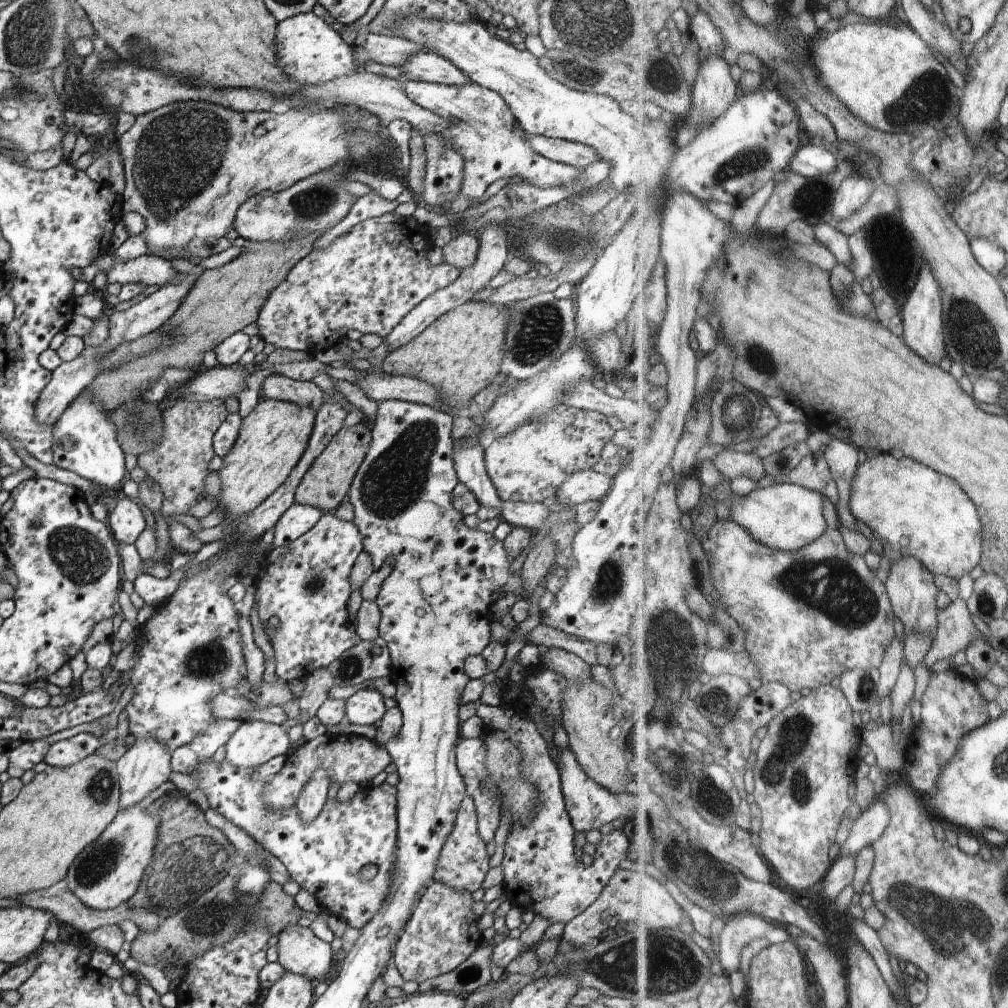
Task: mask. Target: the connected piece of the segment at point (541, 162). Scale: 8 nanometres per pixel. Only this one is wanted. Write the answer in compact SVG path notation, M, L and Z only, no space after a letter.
M407 79L401 81L406 96L414 104L446 120L452 120L442 140L450 142L453 150L464 159L462 187L454 198L444 204L446 209L440 209L440 212L464 212L469 203L476 202L492 182L499 185L513 178L521 178L521 181L540 188L564 187L574 183L581 175L582 170L578 167L539 155L523 135L523 129L517 124L511 108L498 92L472 81L452 86Z

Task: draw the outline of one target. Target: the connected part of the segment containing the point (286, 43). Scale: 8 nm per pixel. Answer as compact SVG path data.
M313 12L280 21L273 42L278 56L278 68L286 74L287 80L294 80L300 85L319 85L360 73L363 67L358 66L351 46L340 35L330 26L329 19L316 16Z

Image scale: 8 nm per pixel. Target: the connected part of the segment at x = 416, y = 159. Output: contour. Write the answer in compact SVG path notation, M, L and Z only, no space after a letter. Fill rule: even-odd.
M411 130L408 141L410 149L410 165L406 184L412 188L416 202L420 206L426 206L423 198L424 178L426 174L426 155L424 140L418 130Z

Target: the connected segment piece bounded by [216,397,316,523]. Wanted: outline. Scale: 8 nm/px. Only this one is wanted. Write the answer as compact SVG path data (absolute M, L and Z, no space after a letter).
M260 398L248 416L242 418L238 438L230 451L222 456L223 465L216 470L220 481L220 492L216 496L218 509L224 514L225 523L230 523L248 512L254 512L266 498L278 490L290 476L290 472L300 462L315 426L315 412L312 408L302 408L292 402Z

